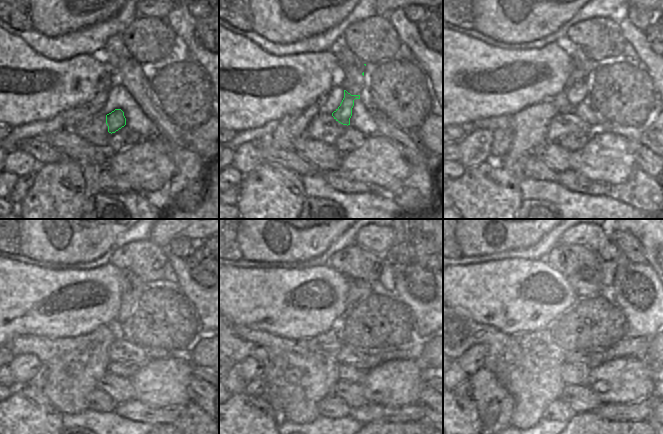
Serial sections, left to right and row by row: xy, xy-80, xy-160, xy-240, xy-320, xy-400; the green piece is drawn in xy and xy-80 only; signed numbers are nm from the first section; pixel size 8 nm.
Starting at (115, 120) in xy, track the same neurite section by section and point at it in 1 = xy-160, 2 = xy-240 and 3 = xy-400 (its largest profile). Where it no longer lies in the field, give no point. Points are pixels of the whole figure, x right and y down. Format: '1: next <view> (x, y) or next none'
1: next xy-160 (577, 88)
2: next xy-240 (132, 288)
3: next xy-400 (587, 283)

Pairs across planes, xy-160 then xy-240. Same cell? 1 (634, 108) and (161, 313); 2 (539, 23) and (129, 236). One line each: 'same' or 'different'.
1: same
2: different

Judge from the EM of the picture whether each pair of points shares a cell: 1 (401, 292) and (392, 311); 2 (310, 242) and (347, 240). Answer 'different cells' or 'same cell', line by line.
1: different cells
2: different cells

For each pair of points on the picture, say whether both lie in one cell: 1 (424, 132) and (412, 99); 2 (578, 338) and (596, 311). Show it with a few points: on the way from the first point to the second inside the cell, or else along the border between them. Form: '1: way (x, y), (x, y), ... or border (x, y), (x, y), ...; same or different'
1: border (432, 113), (415, 130); different
2: way (580, 331), (592, 318); same

